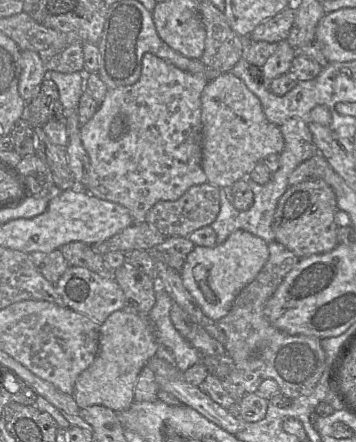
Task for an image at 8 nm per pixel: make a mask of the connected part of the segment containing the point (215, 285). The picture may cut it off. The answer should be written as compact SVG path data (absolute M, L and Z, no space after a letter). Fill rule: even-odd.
M236 230L220 245L195 246L180 274L185 288L204 314L217 322L229 313L238 294L257 277L268 258L268 244L262 238Z

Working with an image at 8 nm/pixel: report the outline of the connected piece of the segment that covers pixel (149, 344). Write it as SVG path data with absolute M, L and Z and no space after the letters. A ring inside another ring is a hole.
M125 309L110 314L100 325L99 348L94 361L75 383L73 397L79 408L102 405L118 413L130 407L140 371L156 356L158 347L159 342L147 315Z

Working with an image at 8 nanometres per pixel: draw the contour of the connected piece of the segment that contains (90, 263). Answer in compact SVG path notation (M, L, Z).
M70 242L59 250L69 266L85 267L105 278L114 279L114 270L105 265L103 255L93 251L90 245L83 242Z

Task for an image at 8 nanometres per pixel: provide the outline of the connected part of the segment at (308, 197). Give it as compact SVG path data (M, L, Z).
M322 179L289 186L278 201L272 229L275 240L299 259L332 251L338 245L338 207L333 189Z

